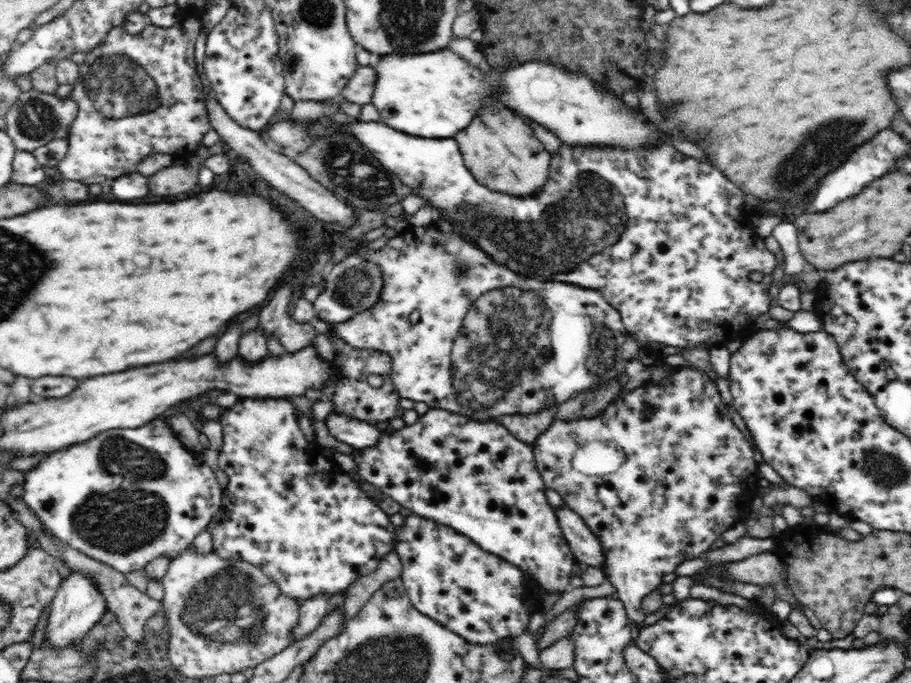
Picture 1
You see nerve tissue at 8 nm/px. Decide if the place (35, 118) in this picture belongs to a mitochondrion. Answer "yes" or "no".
yes

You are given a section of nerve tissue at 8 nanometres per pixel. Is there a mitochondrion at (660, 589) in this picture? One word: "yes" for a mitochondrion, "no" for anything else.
no

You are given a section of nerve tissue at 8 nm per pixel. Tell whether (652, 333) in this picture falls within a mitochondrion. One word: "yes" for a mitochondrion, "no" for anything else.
no

